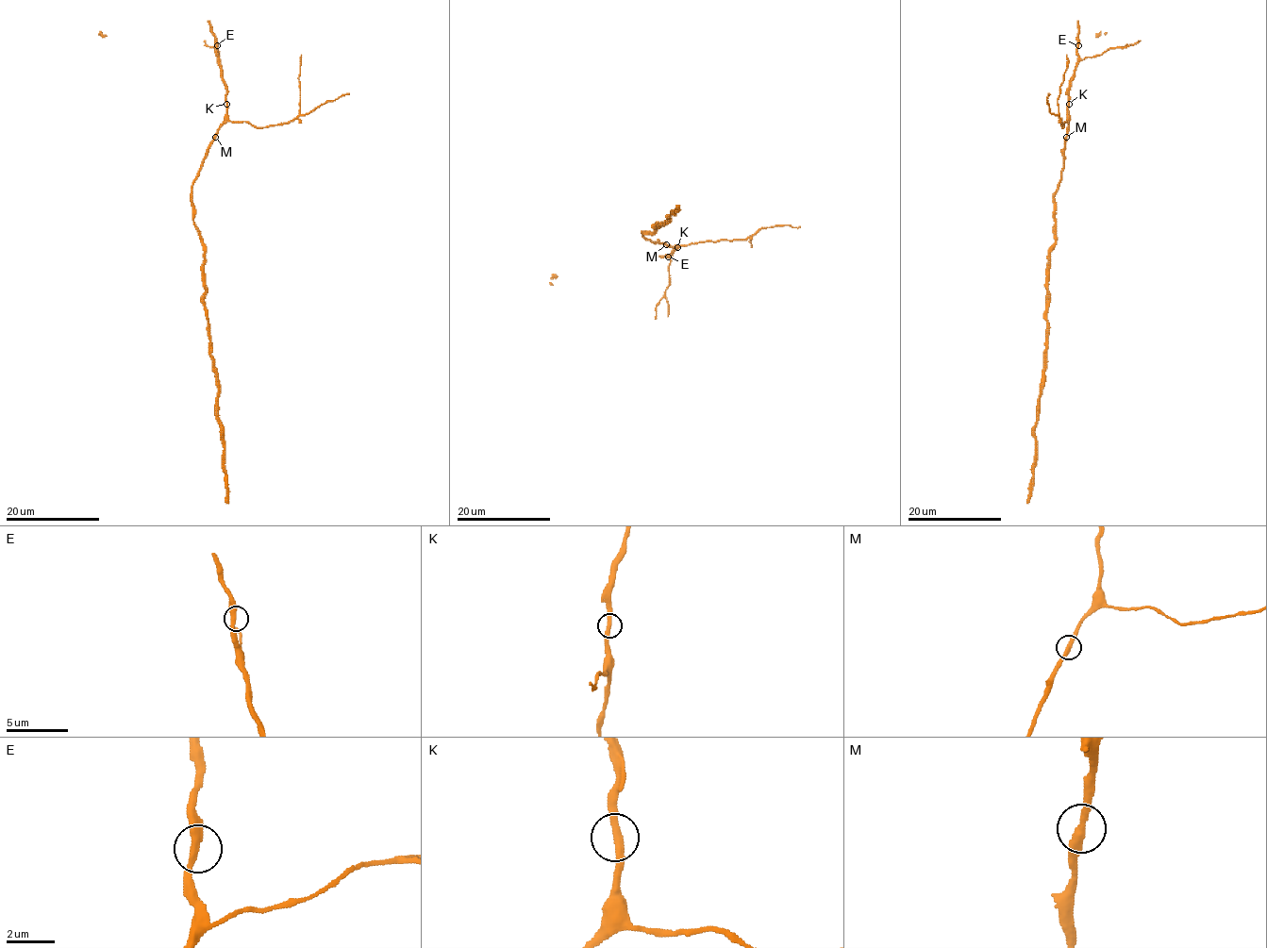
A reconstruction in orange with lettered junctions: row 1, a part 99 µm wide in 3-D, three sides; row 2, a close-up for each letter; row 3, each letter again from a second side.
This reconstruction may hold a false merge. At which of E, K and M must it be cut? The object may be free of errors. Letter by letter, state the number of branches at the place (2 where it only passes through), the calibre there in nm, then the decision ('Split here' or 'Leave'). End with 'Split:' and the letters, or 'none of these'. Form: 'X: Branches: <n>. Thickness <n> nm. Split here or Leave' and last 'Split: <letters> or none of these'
E: Branches: 2. Thickness 360 nm. Leave
K: Branches: 2. Thickness 320 nm. Leave
M: Branches: 2. Thickness 340 nm. Leave
Split: none of these

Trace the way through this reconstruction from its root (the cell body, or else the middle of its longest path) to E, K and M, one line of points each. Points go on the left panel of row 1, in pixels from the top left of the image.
E: (191, 192), (207, 149), (226, 113), (226, 89), (216, 52), (217, 45)
K: (191, 192), (207, 149), (224, 120), (226, 104)
M: (191, 192), (207, 149), (214, 137)

